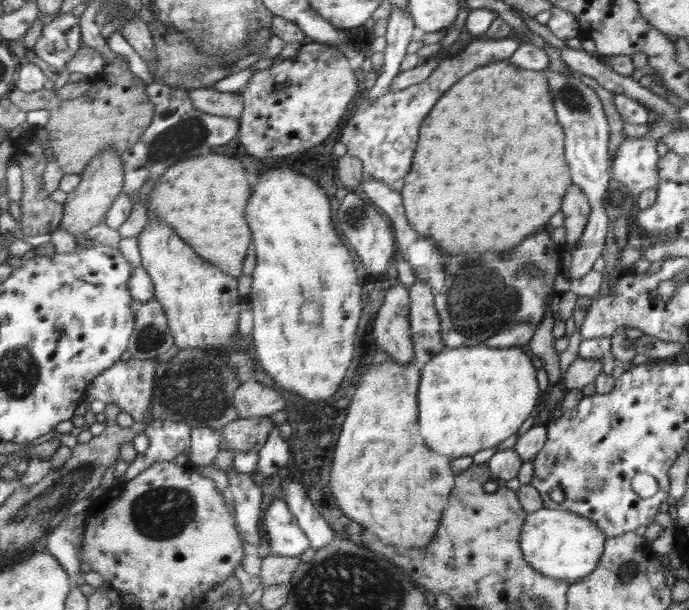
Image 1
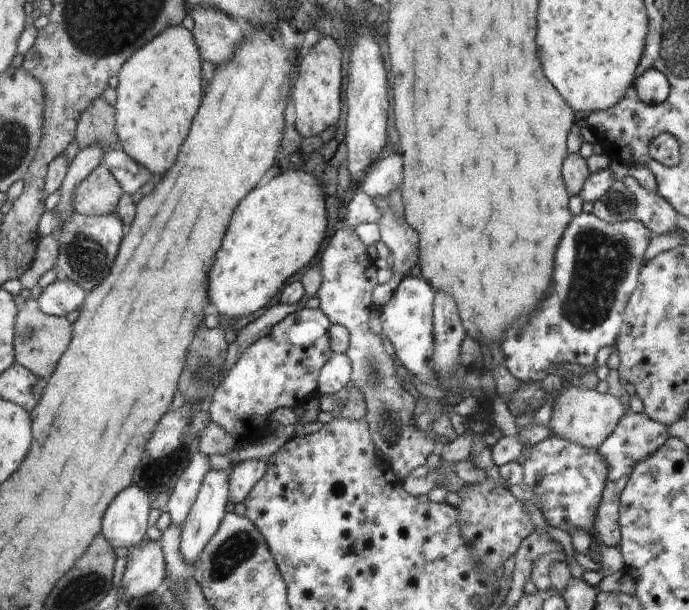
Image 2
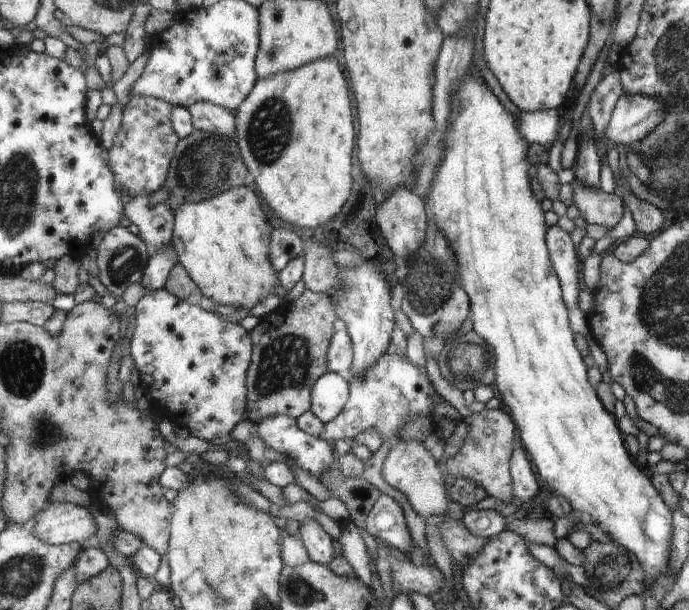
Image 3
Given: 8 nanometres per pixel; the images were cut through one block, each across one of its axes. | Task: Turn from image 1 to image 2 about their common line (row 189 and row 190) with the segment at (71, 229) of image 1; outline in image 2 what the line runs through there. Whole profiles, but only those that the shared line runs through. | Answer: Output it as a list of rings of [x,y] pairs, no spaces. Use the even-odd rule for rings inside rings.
[[[102,162],[78,184],[72,200],[80,214],[106,216],[117,210],[122,192],[121,183]]]

